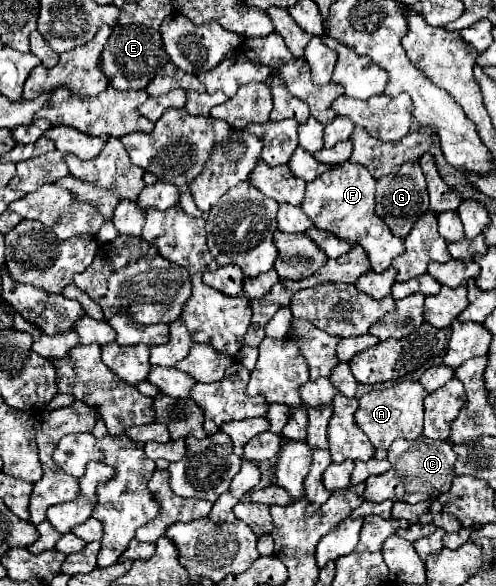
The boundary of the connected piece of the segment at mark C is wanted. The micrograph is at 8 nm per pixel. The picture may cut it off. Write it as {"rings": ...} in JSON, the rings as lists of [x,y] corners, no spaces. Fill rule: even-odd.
{"rings":[[[418,437],[414,441],[398,439],[388,449],[388,461],[392,467],[384,475],[374,475],[366,479],[364,499],[366,501],[406,501],[406,503],[418,503],[436,499],[438,495],[446,493],[454,479],[454,461],[456,455],[448,441],[430,441],[428,437]]]}

